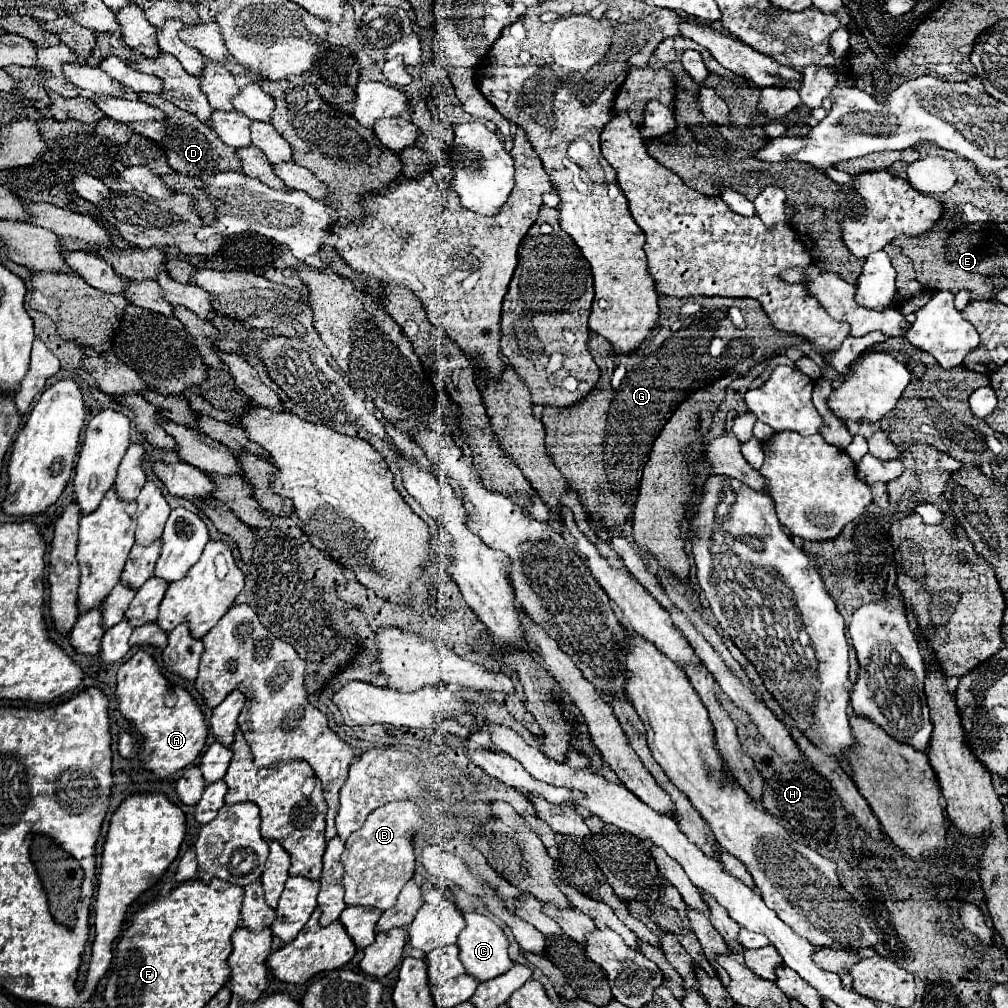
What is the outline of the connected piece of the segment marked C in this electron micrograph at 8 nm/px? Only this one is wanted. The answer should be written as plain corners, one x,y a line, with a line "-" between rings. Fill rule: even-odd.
463,914
465,916
465,922
467,926
461,930
459,934
459,940
457,940
457,946
461,950
461,962
465,966
465,972
471,974
473,978
477,978
479,982
485,982
485,980
491,980
503,972
507,972
513,962
507,954
507,948
509,948
509,940
505,936
505,932
487,916
483,914

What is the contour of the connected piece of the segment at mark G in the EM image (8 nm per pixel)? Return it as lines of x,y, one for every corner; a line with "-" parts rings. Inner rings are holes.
661,296
659,298
659,308
661,316
651,332
651,336
645,340
641,350
617,358
617,366
625,366
625,378
621,380
619,386
607,384
607,374
603,382
603,374
593,388
593,392
587,396
587,400
581,400
569,408
551,408
545,406
543,410
543,426
547,432
545,446
551,458
555,460
555,466
561,470
565,476
569,488
577,490
581,504
593,524
597,528
607,528
607,530
619,530
633,514
633,506
637,502
639,494
639,482
643,474
643,466
647,462
647,454
651,452
653,440
657,438
657,432
665,426
669,420
673,408
689,396
689,392
695,392
695,388
701,388
705,384
711,384
713,380
725,376
725,374
745,374
749,368
753,368
761,356
775,356
783,354
787,348
797,346
805,342
805,338
799,338
795,334
787,334
781,330
775,330
769,316
763,312
761,304
753,298
705,298
701,300
701,312
693,316
681,316
681,308
689,304
691,300
687,298
673,298
673,296
-
731,306
737,306
743,314
743,328
737,328
733,320
729,318
727,310
-
719,336
719,358
711,356
709,346
711,342

